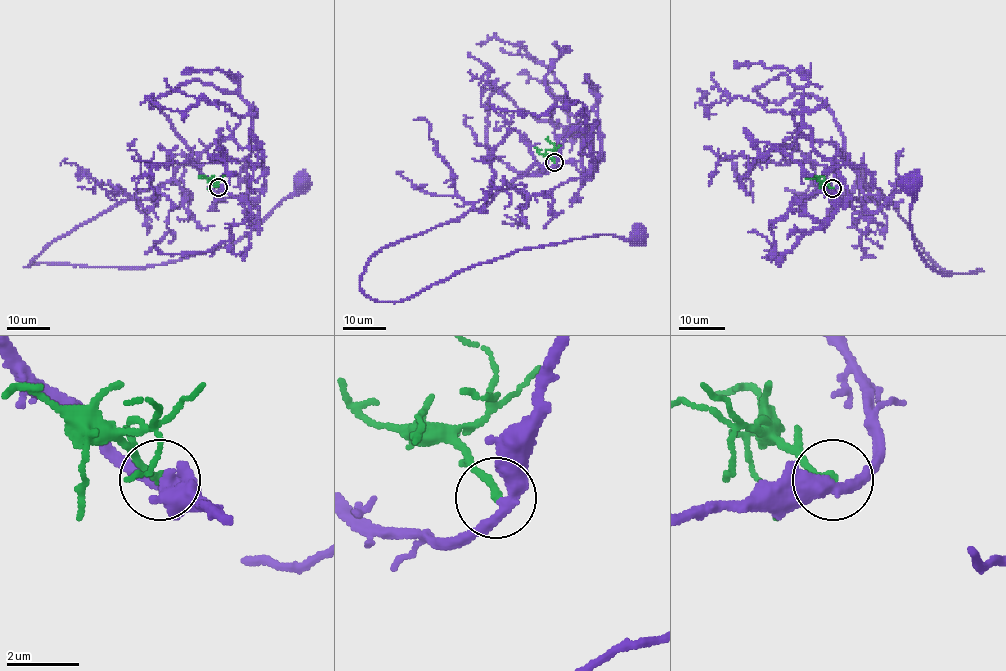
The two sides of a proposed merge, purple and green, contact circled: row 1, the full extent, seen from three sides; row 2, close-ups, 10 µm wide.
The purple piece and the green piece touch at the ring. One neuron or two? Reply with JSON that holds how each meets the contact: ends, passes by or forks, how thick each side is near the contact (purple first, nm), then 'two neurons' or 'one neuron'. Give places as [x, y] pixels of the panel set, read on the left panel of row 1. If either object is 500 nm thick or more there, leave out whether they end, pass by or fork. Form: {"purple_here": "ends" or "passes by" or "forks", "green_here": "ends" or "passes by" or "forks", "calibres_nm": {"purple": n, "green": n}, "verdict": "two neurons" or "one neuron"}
{"purple_here": "passes by", "green_here": "ends", "calibres_nm": {"purple": 360, "green": 240}, "verdict": "one neuron"}

